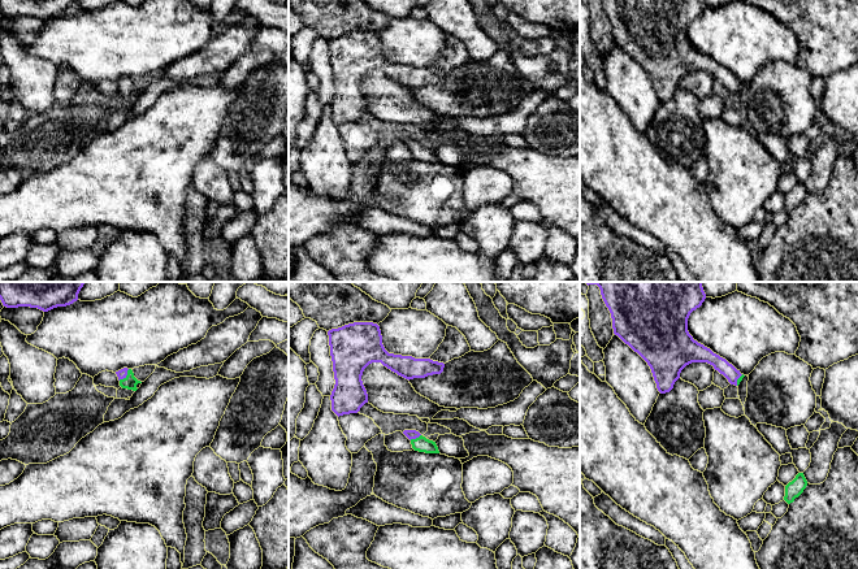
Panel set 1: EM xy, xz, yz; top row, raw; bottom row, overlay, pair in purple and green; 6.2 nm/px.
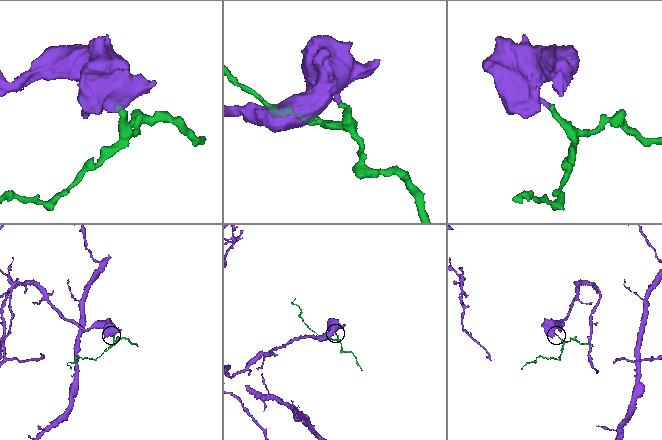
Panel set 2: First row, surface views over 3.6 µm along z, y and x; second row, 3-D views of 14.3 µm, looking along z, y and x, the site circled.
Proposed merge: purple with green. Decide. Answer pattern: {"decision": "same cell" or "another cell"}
{"decision": "same cell"}

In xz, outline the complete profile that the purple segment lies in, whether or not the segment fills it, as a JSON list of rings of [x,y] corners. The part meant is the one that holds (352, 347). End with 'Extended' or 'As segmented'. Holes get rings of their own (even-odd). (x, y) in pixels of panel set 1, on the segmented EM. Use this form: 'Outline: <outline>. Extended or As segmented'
Outline: [[[354,322],[328,331],[330,356],[335,385],[330,395],[332,411],[339,417],[343,414],[358,413],[368,403],[368,394],[363,385],[361,375],[364,369],[372,362],[381,362],[384,366],[406,379],[425,378],[441,374],[445,364],[430,359],[415,359],[389,353],[382,344],[380,326],[373,322]]]. As segmented

